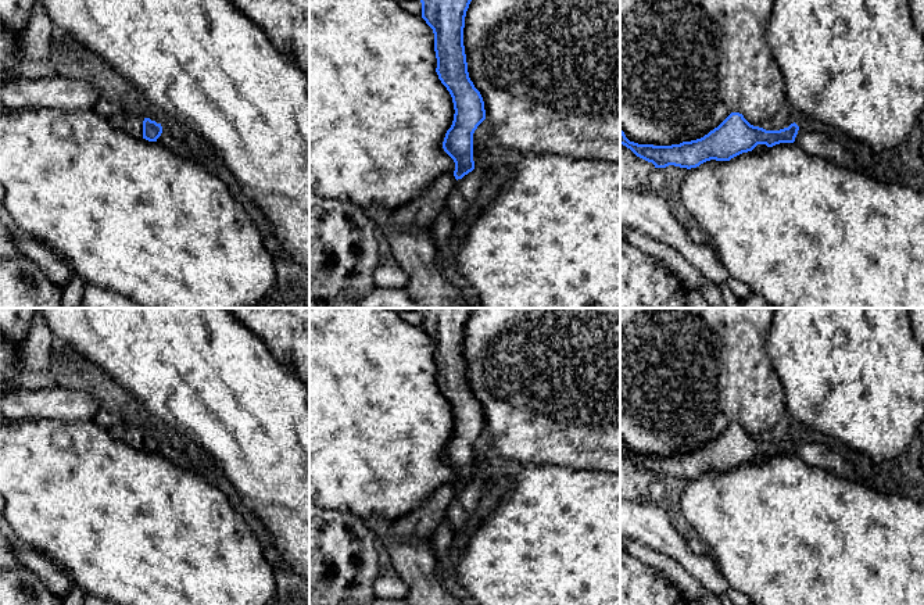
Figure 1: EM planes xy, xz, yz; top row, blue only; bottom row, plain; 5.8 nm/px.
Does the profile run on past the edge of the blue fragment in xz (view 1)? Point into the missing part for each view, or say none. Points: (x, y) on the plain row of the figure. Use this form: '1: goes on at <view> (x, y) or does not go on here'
1: does not go on here

